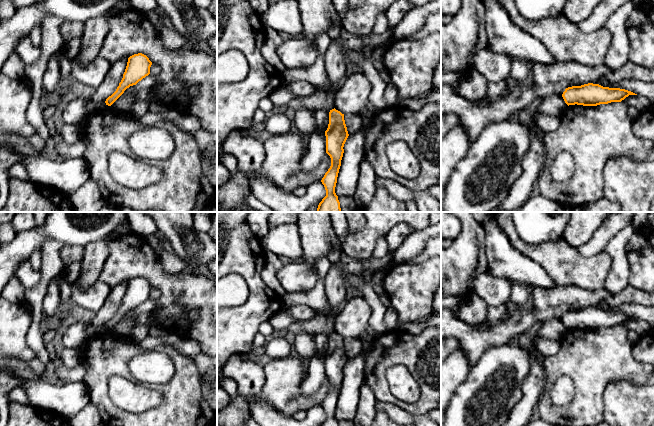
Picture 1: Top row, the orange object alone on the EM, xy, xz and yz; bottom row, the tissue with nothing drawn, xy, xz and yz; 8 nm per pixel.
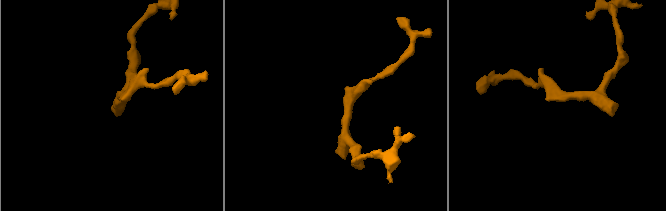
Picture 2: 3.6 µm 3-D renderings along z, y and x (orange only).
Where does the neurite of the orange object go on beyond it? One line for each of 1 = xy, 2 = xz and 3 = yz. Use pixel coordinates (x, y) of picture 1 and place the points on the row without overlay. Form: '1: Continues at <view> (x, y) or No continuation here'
1: No continuation here
2: No continuation here
3: No continuation here

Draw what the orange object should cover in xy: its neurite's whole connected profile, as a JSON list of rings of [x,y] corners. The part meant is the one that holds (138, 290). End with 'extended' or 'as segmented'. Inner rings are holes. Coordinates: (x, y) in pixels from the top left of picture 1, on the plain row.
[[[142,277],[130,280],[128,282],[123,302],[116,315],[106,323],[106,329],[111,330],[127,312],[136,309],[143,302],[148,300],[150,298],[151,289],[152,286]]]; as segmented

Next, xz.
[[[335,332],[329,336],[329,348],[325,355],[326,377],[331,382],[331,390],[321,406],[325,411],[326,420],[321,426],[339,426],[335,417],[337,401],[344,377],[344,368],[349,360],[344,344],[344,338]]]; as segmented

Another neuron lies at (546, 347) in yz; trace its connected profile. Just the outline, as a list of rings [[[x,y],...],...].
[[[542,337],[535,338],[535,346],[543,358],[555,355],[560,348],[559,340],[545,339]]]

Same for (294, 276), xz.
[[[288,261],[278,271],[277,278],[286,293],[307,292],[315,287],[318,274],[305,261]]]

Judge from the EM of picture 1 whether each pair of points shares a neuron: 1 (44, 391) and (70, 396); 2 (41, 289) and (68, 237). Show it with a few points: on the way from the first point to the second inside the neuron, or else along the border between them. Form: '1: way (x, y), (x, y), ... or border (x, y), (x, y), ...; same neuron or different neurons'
1: way (50, 396), (64, 396); same neuron
2: border (63, 244), (48, 238), (39, 248); different neurons

